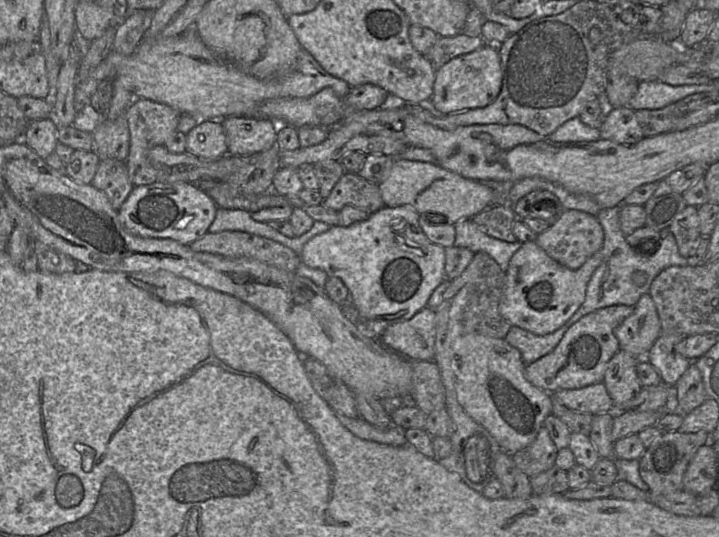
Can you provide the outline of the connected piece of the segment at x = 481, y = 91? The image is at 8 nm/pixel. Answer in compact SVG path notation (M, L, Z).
M486 43L477 50L451 59L435 71L433 94L428 104L439 114L453 114L491 104L502 88L500 54L495 44Z

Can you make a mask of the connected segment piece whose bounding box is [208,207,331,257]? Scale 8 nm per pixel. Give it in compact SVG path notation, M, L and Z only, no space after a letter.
M217 207L215 218L208 228L208 233L222 231L247 232L276 241L290 248L300 257L304 244L312 237L329 230L330 227L325 222L314 221L311 229L301 236L287 237L271 228L267 223L255 221L246 210Z

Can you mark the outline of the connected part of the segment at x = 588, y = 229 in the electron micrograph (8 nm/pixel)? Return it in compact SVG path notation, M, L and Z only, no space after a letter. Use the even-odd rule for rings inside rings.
M564 210L561 217L534 240L548 256L571 270L579 269L591 256L600 251L604 242L604 231L597 216L579 210Z

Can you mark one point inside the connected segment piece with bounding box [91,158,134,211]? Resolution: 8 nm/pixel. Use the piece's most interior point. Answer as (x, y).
(111, 177)

